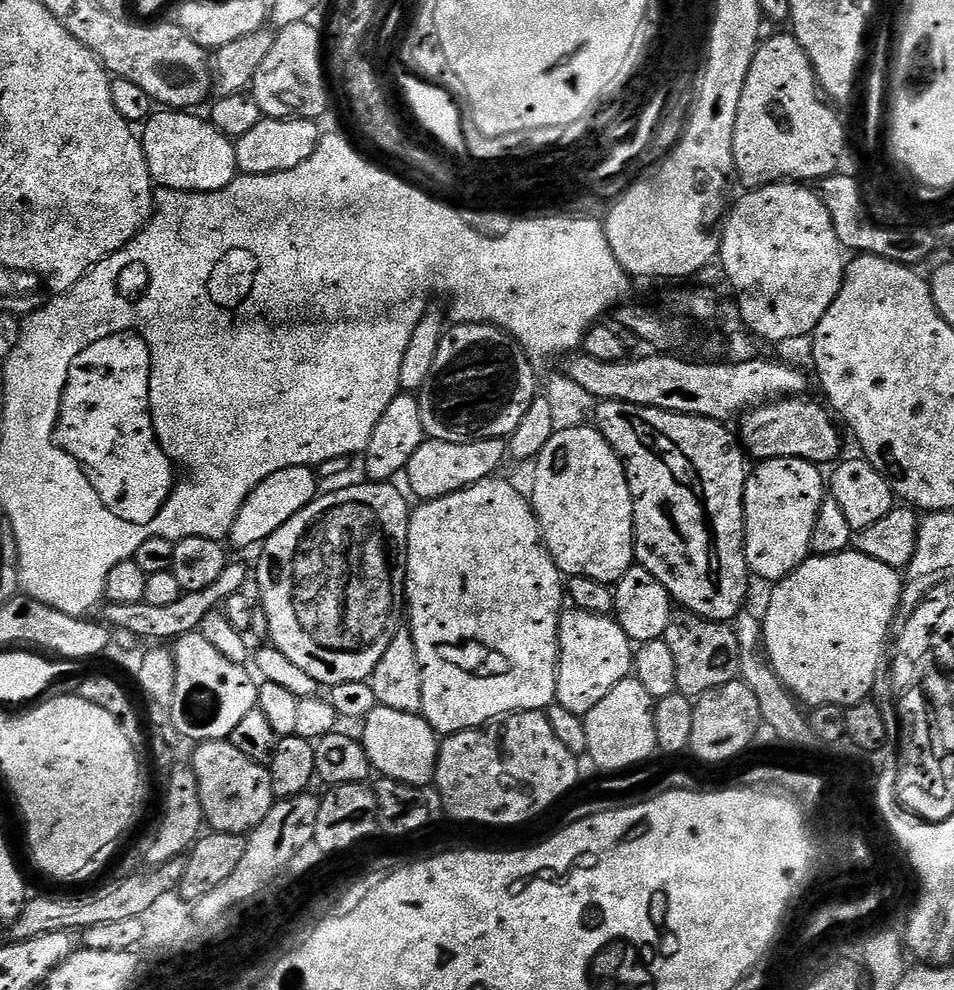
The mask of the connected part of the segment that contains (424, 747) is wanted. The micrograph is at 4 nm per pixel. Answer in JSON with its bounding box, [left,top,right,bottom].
[362,706,441,786]

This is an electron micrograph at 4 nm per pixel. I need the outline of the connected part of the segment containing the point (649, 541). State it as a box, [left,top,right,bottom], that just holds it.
[594,400,750,622]

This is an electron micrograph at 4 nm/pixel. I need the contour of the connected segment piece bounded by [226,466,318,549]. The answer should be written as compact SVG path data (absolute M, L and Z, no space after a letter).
M290 466L290 470L278 470L278 474L270 474L270 478L266 478L266 482L258 485L246 498L246 502L242 502L242 510L238 510L238 518L234 518L234 526L226 537L227 543L232 543L236 548L253 549L263 545L270 534L274 534L274 530L286 526L286 522L290 522L298 510L316 499L316 484L317 473L306 466Z

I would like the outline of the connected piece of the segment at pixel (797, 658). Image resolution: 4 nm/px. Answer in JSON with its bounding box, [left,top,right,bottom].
[762,550,904,706]

